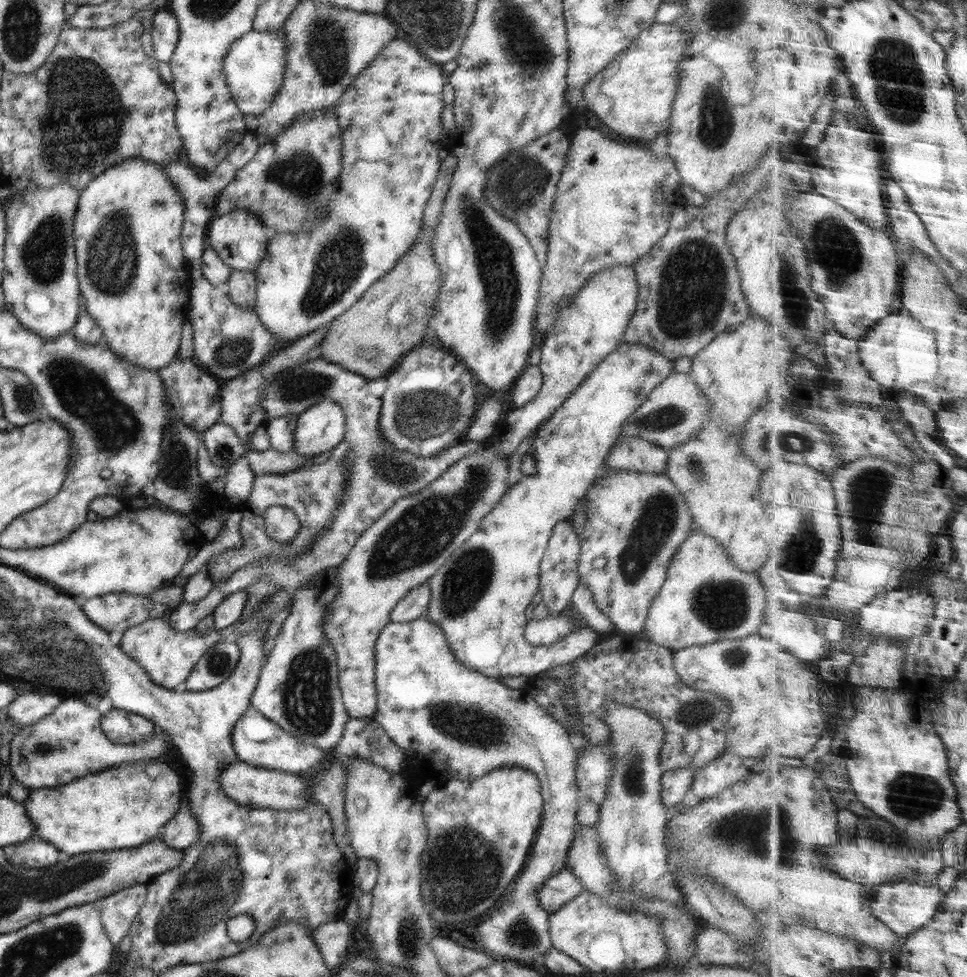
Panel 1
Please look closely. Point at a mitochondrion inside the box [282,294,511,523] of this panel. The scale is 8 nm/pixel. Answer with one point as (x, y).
(424, 414)

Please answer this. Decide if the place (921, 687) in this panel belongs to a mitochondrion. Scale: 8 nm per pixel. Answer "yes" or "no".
no

